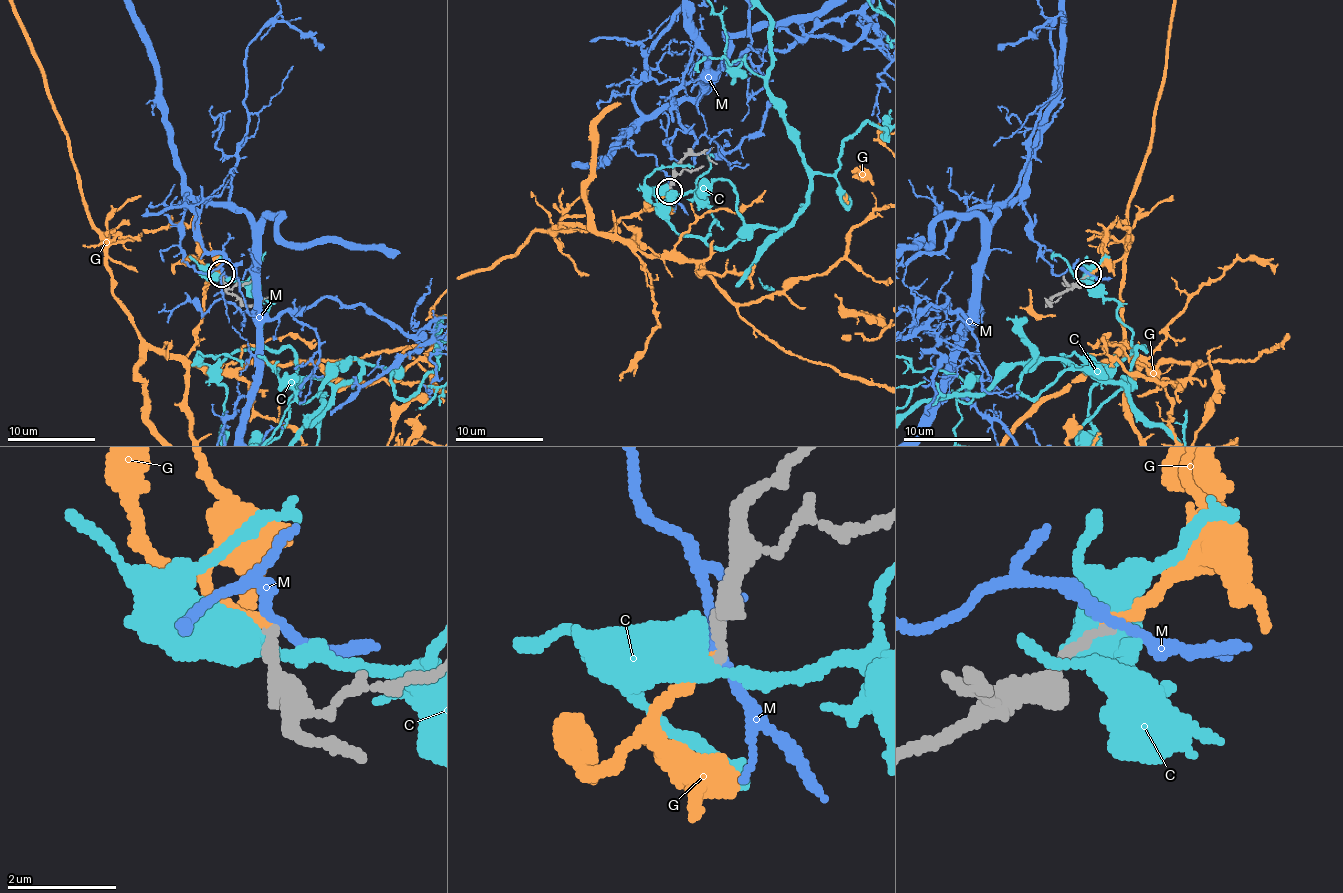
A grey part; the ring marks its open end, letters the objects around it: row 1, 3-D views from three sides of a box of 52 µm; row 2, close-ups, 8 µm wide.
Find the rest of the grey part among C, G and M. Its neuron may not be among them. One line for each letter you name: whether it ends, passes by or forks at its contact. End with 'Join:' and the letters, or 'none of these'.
G: it ends there
Join: G

